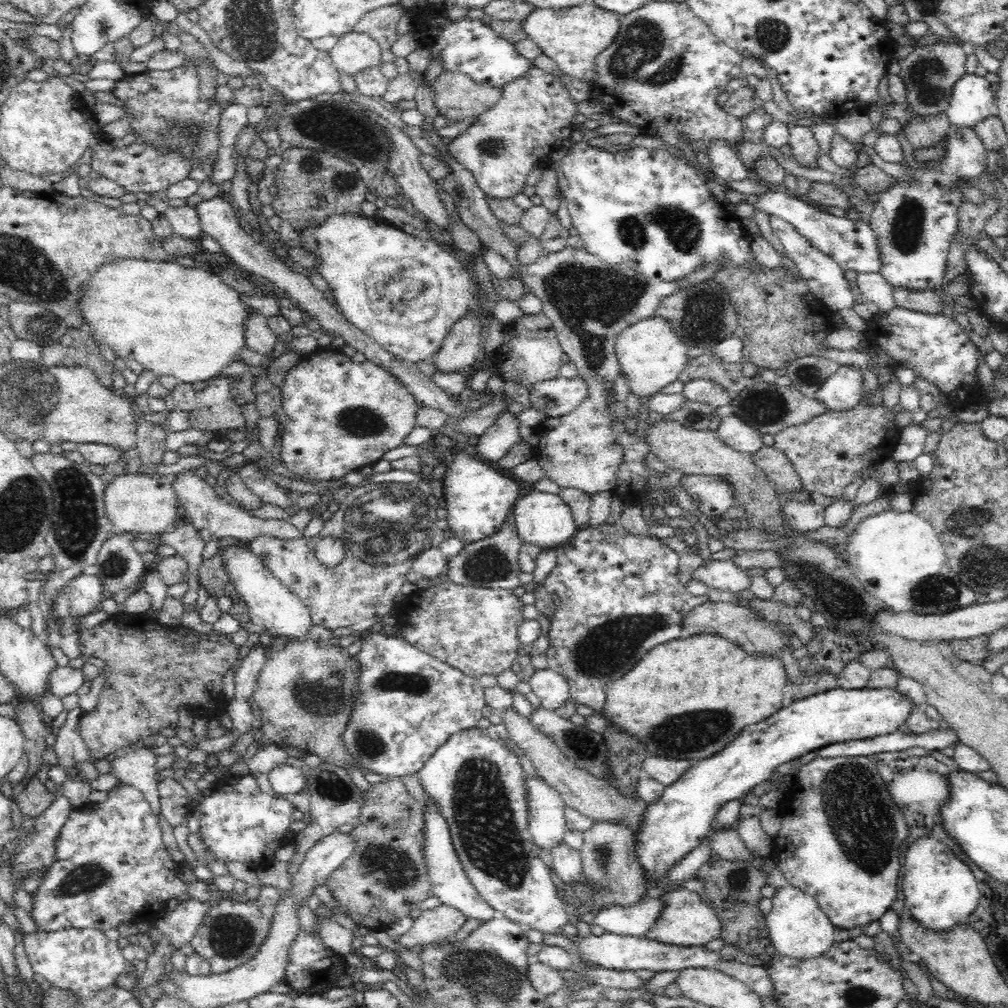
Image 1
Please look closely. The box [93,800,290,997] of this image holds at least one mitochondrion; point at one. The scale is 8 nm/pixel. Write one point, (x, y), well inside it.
(230, 937)

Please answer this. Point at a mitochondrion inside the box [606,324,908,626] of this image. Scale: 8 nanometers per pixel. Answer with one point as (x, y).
(845, 602)

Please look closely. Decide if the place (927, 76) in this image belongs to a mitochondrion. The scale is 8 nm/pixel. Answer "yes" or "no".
yes

